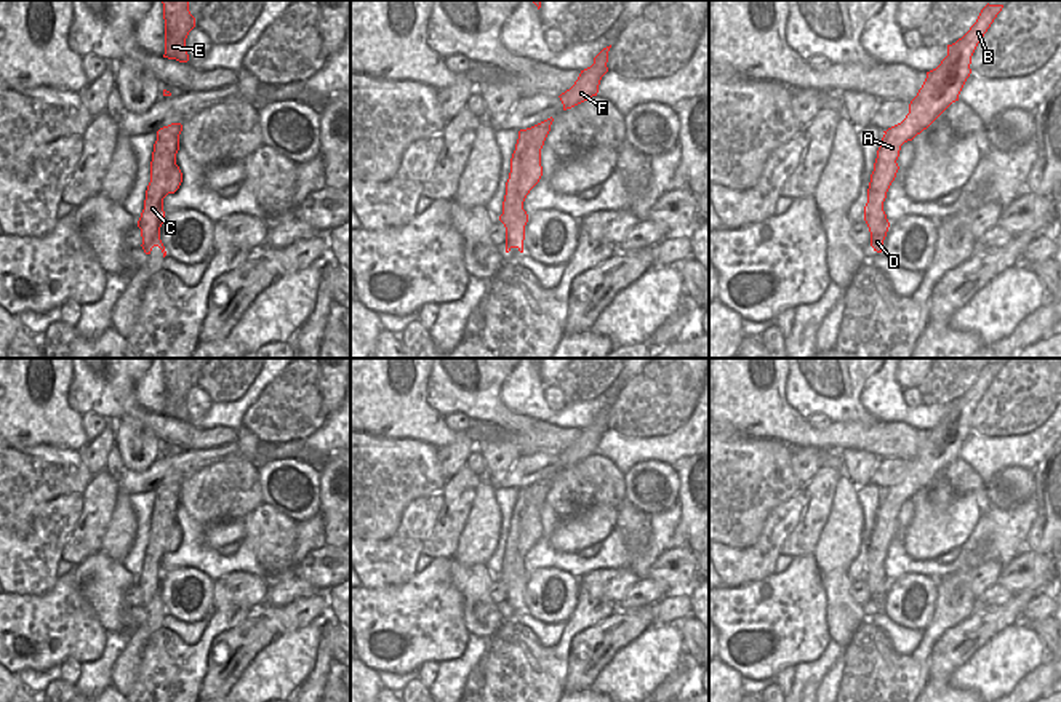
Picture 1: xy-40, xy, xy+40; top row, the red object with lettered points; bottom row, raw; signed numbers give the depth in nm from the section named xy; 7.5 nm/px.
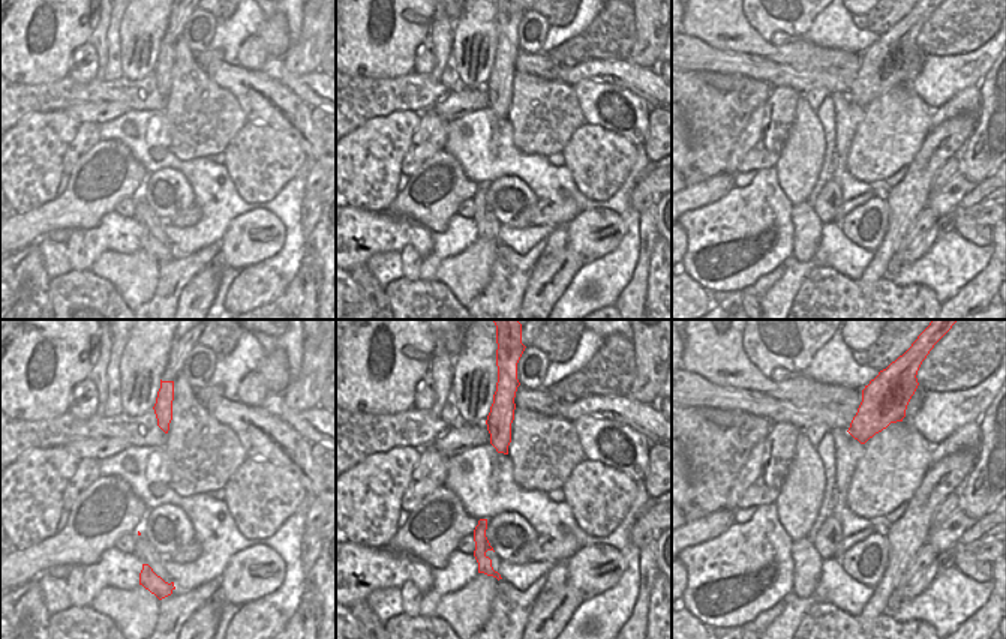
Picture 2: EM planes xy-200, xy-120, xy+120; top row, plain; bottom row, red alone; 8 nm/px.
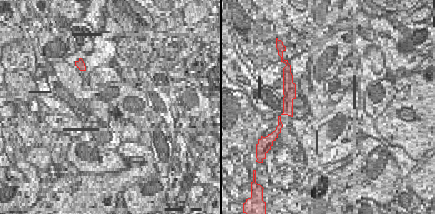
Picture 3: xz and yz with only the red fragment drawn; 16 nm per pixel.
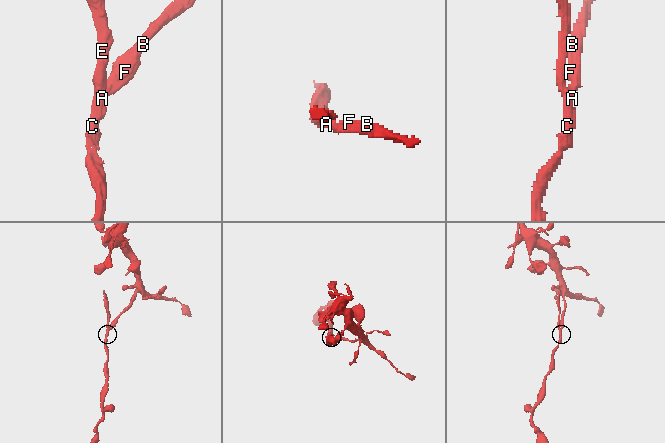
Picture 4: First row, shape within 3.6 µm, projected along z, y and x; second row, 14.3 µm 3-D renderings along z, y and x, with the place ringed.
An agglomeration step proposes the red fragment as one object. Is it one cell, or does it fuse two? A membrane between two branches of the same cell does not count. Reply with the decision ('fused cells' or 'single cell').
fused cells

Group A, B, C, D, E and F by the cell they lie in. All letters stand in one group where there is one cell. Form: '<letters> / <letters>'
A B F / C D E

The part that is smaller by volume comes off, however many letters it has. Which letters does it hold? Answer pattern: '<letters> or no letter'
C, D, E

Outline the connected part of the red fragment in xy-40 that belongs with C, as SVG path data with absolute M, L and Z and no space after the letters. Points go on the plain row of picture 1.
M171 481L157 489L157 499L154 502L150 520L150 540L146 548L144 568L138 579L142 595L141 604L146 612L150 612L152 606L158 604L163 611L163 616L166 614L165 604L160 598L160 585L165 577L163 556L158 553L163 548L163 542L168 540L176 523L181 489L181 481Z

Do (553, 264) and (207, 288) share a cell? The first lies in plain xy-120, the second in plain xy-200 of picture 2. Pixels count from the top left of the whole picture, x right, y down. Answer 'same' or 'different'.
same

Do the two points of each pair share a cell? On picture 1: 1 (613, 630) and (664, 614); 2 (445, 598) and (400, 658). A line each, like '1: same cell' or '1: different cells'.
1: different cells
2: same cell

